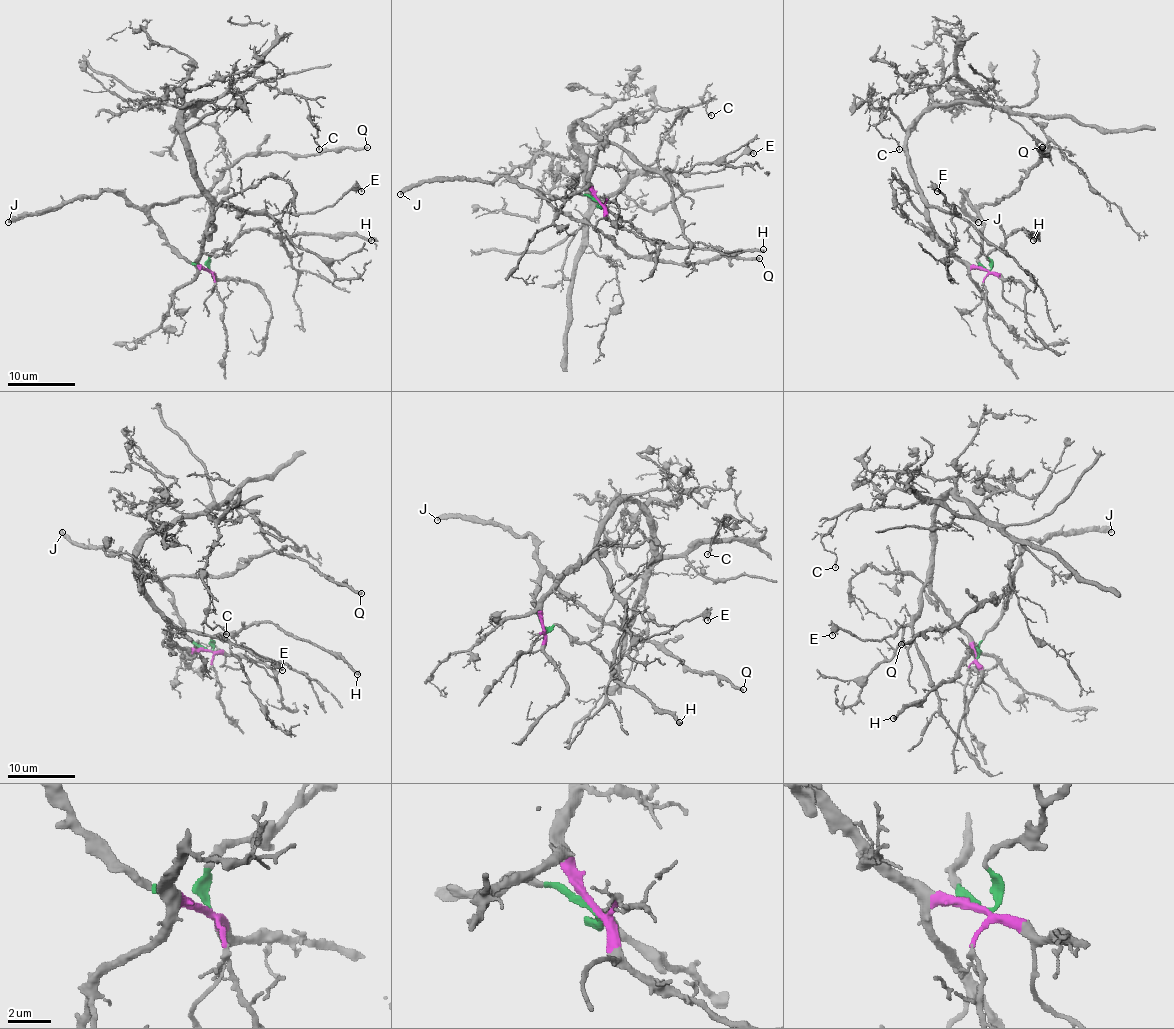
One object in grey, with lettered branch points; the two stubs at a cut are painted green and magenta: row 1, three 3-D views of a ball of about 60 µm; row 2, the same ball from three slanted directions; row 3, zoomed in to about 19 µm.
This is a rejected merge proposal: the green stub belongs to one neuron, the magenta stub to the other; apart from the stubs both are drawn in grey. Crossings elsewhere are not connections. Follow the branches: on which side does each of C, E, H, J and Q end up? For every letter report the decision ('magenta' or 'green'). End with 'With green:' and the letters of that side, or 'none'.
C: magenta
E: magenta
H: green
J: green
Q: green
With green: H, J, Q

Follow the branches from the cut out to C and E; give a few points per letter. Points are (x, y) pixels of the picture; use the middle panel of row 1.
C: (598, 202), (589, 173), (603, 143), (576, 126), (586, 188), (606, 198), (707, 92), (711, 116)
E: (598, 202), (589, 173), (608, 143), (647, 166), (682, 173), (722, 170), (753, 153)

